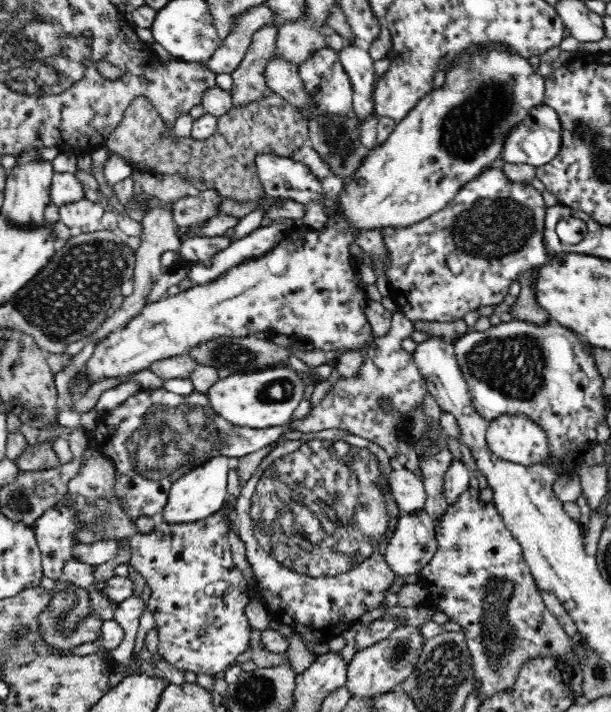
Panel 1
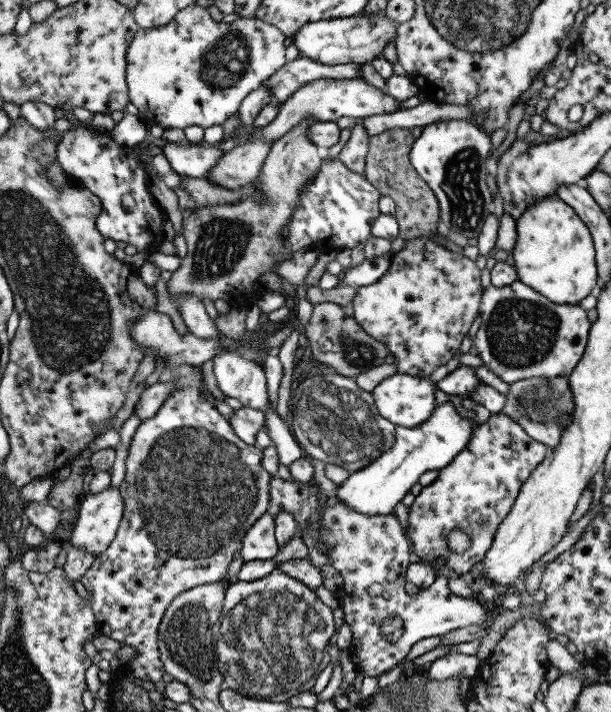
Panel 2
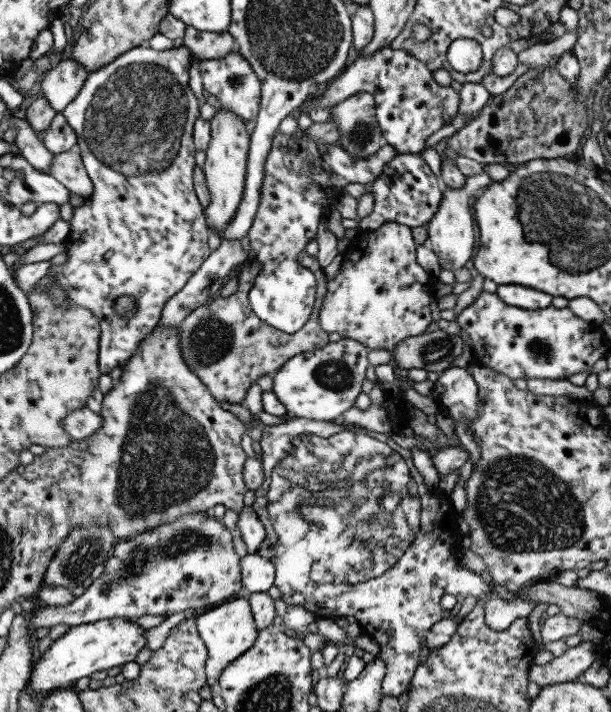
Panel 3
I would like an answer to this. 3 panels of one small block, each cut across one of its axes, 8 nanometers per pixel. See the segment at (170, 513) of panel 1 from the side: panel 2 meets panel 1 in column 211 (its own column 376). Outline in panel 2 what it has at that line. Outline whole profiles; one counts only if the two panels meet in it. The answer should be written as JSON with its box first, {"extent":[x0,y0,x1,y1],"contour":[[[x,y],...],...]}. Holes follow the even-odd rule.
{"extent":[335,401,477,516],"contour":[[[447,401],[434,408],[430,418],[421,425],[412,428],[395,425],[396,440],[393,441],[392,448],[372,460],[368,466],[350,473],[348,479],[335,489],[336,498],[342,500],[348,509],[365,516],[394,515],[402,498],[424,472],[446,468],[468,446],[477,427],[476,423],[474,417],[460,415],[455,410],[454,403]]]}

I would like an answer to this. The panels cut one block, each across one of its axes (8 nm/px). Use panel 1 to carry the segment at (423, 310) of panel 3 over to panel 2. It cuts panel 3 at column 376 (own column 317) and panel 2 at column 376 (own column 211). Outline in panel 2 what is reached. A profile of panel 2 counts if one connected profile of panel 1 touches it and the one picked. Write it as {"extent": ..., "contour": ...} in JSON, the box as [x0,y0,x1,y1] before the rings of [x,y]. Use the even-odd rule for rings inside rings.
{"extent":[352,228,484,378],"contour":[[[442,228],[428,236],[406,240],[402,250],[393,253],[388,272],[378,282],[359,287],[352,300],[354,320],[370,336],[386,344],[400,374],[424,378],[439,366],[444,366],[458,352],[472,322],[480,313],[479,305],[484,292],[480,285],[481,270],[470,256],[455,254],[450,248],[434,241],[435,237],[444,233]]]}

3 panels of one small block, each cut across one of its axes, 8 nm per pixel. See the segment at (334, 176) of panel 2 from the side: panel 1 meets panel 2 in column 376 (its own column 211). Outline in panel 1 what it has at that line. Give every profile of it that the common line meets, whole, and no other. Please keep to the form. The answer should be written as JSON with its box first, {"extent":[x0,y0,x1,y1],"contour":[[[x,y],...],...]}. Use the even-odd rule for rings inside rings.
{"extent":[171,188,226,236],"contour":[[[208,188],[204,192],[196,191],[194,195],[187,195],[175,200],[171,204],[171,213],[180,232],[187,236],[201,222],[220,215],[217,206],[222,199],[226,198],[221,196],[217,190]]]}

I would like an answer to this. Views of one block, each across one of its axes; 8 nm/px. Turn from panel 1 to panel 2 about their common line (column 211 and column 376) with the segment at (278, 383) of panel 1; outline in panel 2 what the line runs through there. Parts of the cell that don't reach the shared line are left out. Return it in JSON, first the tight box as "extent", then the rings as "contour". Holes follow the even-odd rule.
{"extent":[372,373,436,428],"contour":[[[395,373],[382,380],[372,392],[378,412],[391,423],[408,428],[421,425],[430,418],[430,414],[436,408],[436,383],[429,377],[416,377]]]}

